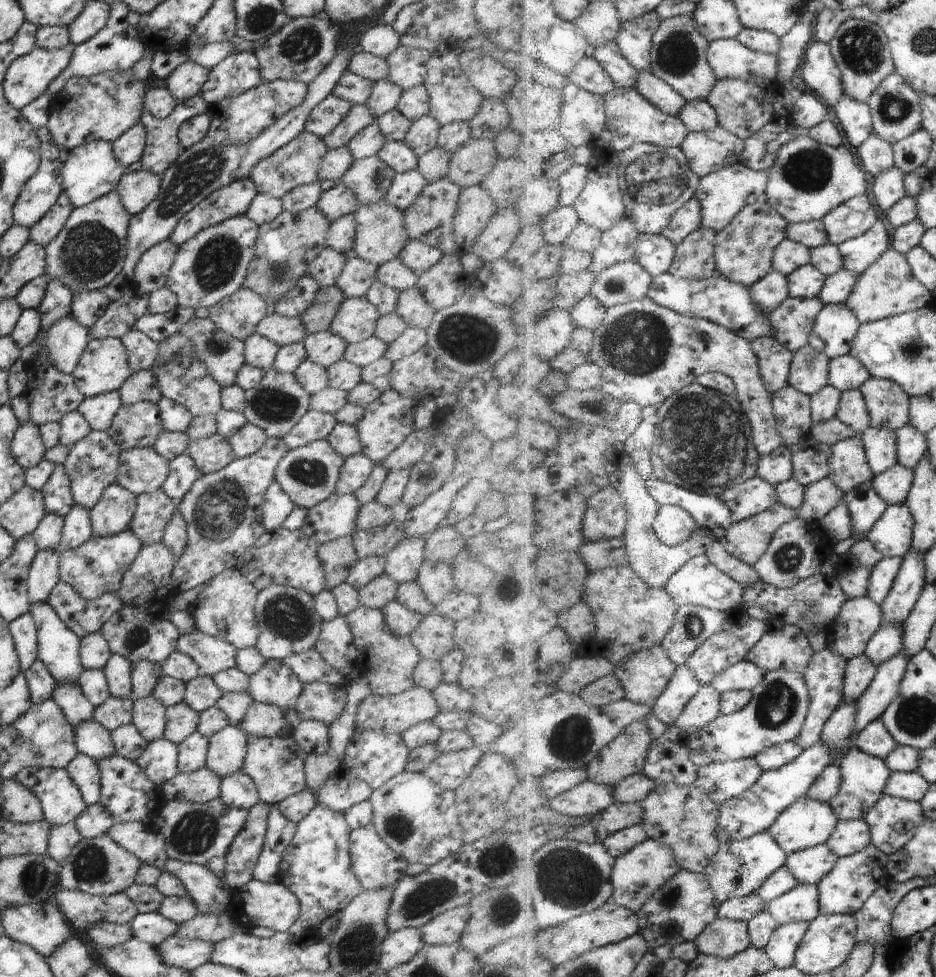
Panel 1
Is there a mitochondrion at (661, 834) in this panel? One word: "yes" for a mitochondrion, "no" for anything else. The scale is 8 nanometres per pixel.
no

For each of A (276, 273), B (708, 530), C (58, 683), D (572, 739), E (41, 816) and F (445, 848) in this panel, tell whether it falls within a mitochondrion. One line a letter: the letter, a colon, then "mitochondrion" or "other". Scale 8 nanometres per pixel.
A: mitochondrion
B: other
C: other
D: mitochondrion
E: other
F: other

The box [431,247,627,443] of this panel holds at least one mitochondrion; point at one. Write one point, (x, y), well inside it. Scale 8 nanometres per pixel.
(466, 338)

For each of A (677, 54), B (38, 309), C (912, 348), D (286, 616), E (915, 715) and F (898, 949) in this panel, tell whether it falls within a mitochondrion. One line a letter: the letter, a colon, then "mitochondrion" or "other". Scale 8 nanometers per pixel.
A: mitochondrion
B: other
C: mitochondrion
D: mitochondrion
E: mitochondrion
F: other

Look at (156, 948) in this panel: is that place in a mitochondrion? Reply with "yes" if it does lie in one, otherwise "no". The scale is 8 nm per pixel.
no

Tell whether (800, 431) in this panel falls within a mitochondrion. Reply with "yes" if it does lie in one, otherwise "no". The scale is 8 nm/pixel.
no

